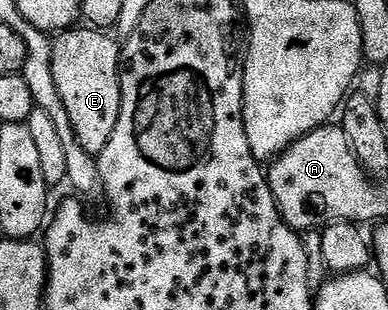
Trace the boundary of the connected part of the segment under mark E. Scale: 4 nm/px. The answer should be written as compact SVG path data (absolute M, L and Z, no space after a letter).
M94 28L79 29L65 30L54 39L53 80L57 80L57 92L61 92L61 100L65 100L65 112L69 112L69 120L73 120L73 132L81 142L81 148L97 156L105 144L109 144L121 112L121 46L110 38L110 33Z

